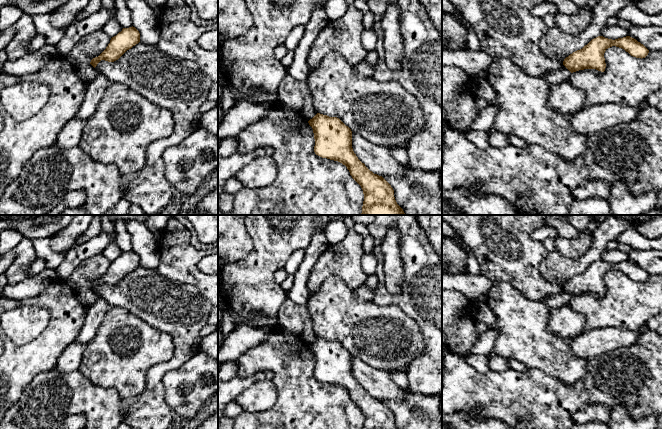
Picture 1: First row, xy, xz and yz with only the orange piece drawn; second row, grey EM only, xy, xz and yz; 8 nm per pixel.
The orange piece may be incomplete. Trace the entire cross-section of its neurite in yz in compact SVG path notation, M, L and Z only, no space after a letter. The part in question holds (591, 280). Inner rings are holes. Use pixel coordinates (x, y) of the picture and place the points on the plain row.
M598 260L592 263L582 273L566 281L563 289L571 297L584 293L596 293L604 296L606 292L604 277L612 270L622 272L631 280L641 283L645 282L649 277L649 274L643 268L630 260L615 264Z

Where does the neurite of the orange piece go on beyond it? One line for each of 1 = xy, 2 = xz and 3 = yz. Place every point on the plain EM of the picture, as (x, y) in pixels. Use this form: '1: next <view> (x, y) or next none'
1: next none
2: next none
3: next none

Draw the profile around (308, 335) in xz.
M311 318L305 323L302 338L306 341L306 343L312 343L316 338L316 334L314 332L314 325Z

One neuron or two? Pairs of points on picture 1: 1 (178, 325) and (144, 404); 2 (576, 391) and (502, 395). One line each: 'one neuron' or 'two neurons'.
1: one neuron
2: one neuron

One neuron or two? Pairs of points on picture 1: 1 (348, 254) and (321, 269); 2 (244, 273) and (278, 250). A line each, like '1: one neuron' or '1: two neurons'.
1: one neuron
2: one neuron

